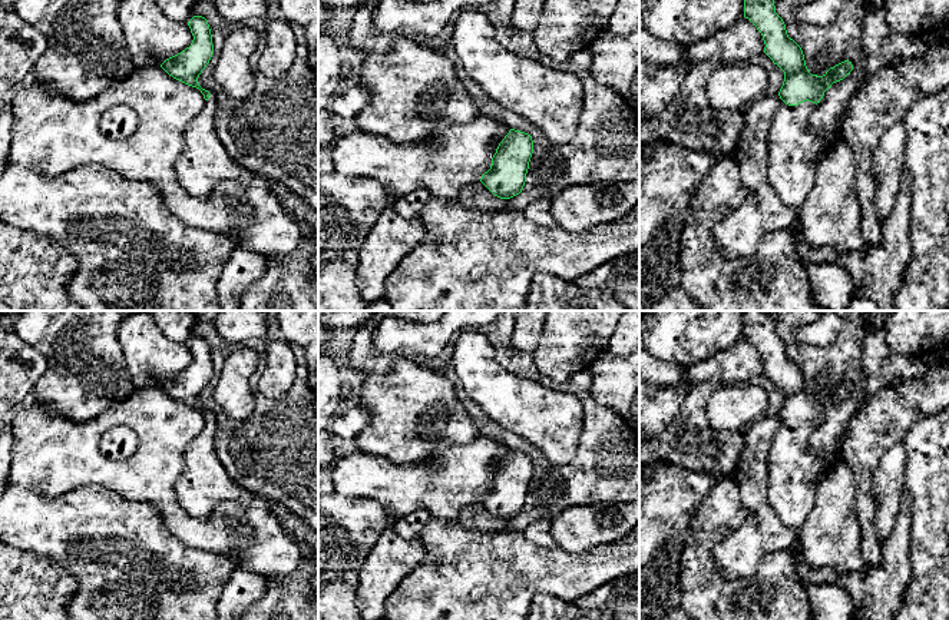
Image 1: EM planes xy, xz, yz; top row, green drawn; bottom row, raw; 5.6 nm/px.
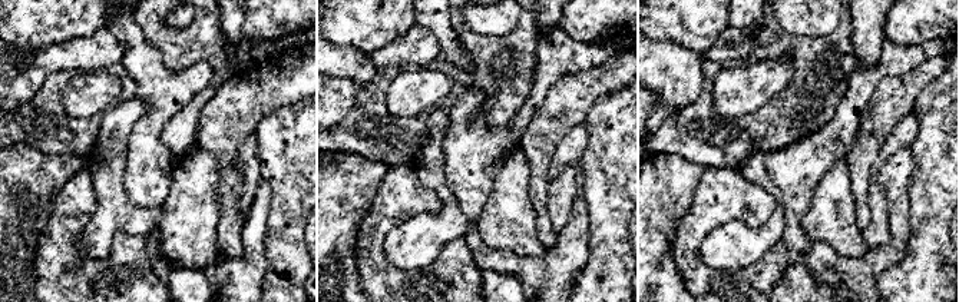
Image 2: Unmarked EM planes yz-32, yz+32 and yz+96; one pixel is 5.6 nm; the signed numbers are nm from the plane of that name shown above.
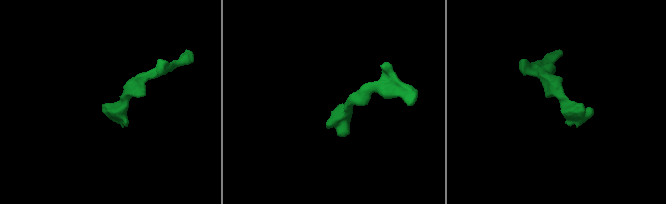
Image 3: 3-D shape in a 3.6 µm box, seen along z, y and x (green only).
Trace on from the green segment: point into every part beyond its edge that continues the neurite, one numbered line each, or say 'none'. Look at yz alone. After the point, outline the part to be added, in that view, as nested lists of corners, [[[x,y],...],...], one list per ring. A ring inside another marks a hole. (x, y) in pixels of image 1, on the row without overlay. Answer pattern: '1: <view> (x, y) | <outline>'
1: yz (794, 473) | [[[809,421],[797,427],[781,422],[767,457],[767,498],[781,521],[798,531],[813,510],[817,490],[831,464],[841,460],[844,432],[837,441],[833,458],[823,458],[809,450],[809,438],[816,427]]]

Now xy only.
1: xy (204, 483) | [[[211,414],[201,434],[186,448],[185,467],[175,484],[181,505],[202,520],[209,518],[222,501],[247,505],[255,497],[237,484],[219,461],[214,445],[215,428],[216,421]]]

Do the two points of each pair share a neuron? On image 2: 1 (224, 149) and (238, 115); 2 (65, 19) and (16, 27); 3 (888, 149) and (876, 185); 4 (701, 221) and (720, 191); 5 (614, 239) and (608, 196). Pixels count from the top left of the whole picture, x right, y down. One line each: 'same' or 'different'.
1: same
2: same
3: same
4: same
5: same

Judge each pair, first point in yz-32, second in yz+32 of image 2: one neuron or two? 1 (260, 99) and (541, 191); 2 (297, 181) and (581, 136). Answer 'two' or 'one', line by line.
1: one
2: two

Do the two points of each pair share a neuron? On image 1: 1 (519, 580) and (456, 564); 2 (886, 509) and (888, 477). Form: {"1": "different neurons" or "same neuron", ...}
{"1": "same neuron", "2": "same neuron"}

